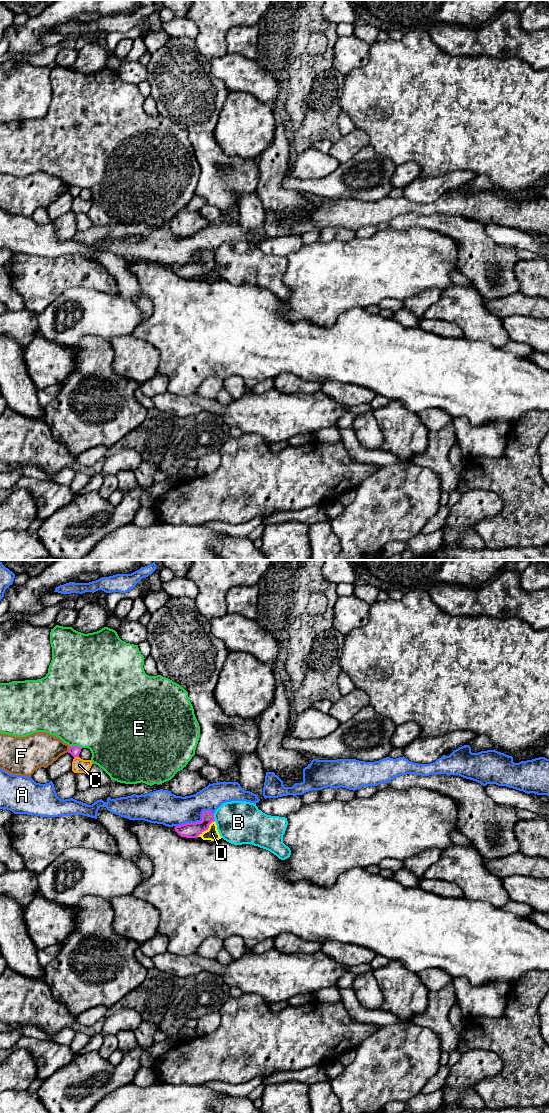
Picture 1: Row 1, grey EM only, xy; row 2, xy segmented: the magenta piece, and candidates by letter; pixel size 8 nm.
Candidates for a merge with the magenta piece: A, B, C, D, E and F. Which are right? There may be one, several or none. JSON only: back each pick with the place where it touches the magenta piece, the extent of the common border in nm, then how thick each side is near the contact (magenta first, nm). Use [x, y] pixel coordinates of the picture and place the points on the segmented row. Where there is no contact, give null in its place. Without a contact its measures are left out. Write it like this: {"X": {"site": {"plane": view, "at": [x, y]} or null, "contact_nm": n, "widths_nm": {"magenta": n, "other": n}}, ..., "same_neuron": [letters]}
{"D": {"site": {"plane": "xy", "at": [206, 829]}, "contact_nm": 190, "widths_nm": {"magenta": 130, "other": 100}}, "same_neuron": ["D"]}

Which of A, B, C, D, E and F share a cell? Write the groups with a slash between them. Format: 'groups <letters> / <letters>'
groups A / B / C / D / E / F

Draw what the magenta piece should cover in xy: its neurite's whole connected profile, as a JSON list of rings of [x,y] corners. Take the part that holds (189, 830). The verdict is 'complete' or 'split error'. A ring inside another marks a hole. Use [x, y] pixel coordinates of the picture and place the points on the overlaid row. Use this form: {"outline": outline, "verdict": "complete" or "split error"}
{"outline": [[[203,811],[202,821],[196,823],[186,823],[176,826],[175,831],[181,836],[186,838],[201,837],[203,840],[216,841],[221,839],[214,815],[211,811]]], "verdict": "split error"}

